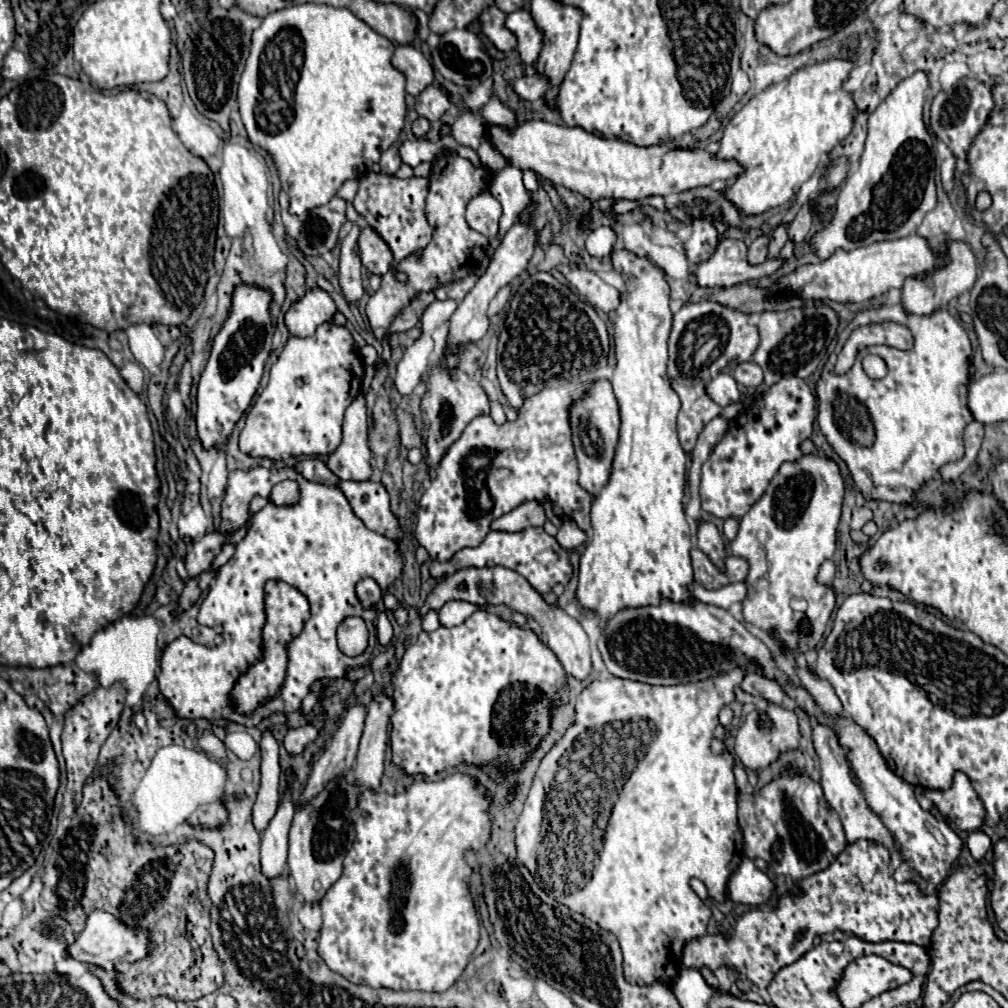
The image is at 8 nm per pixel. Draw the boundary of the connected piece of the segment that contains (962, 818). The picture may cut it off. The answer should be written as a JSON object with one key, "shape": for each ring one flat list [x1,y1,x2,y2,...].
{"shape":[[964,772,954,774,950,790,926,790,926,798,930,798,960,830,972,832,984,824,984,808,976,802,978,796]]}

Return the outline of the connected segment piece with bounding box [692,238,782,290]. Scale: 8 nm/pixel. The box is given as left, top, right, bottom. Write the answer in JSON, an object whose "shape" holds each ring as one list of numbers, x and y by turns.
{"shape":[[724,238,710,260,696,264,694,278,702,288,722,290,734,284,744,284,748,280,764,278,774,274,782,266,782,260,766,260,760,266,750,266,746,260,746,250,742,240]]}

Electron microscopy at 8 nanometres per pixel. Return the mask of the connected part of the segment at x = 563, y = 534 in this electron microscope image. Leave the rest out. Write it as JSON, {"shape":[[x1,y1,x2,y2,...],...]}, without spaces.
{"shape":[[564,522,564,524,560,526,558,534,556,534,556,540,558,540,558,544,560,544,562,548,572,550,572,548,584,544,584,542,588,540,588,534,582,532,582,530,576,526,576,522]]}

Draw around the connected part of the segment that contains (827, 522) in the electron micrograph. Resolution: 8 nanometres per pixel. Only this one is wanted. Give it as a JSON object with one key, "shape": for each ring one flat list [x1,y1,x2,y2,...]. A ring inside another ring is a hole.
{"shape":[[802,456,798,462,786,462,764,496,740,520,738,536,730,544,732,554,744,558,750,566,746,576,748,594,742,602,744,622,784,644,780,648,782,654,794,648,814,650,830,622,836,590,818,582,818,570,836,550,842,496,844,482,834,460],[796,606,804,608,794,610]]}

